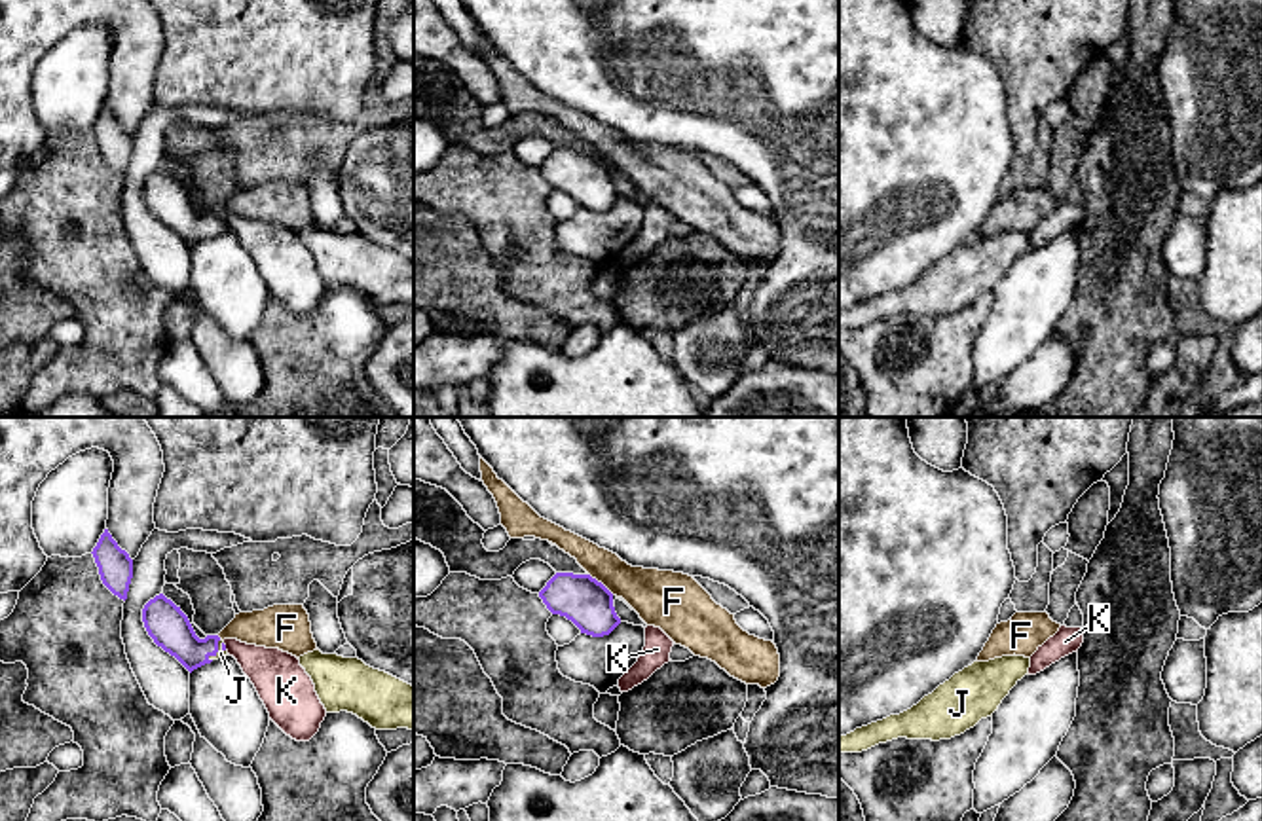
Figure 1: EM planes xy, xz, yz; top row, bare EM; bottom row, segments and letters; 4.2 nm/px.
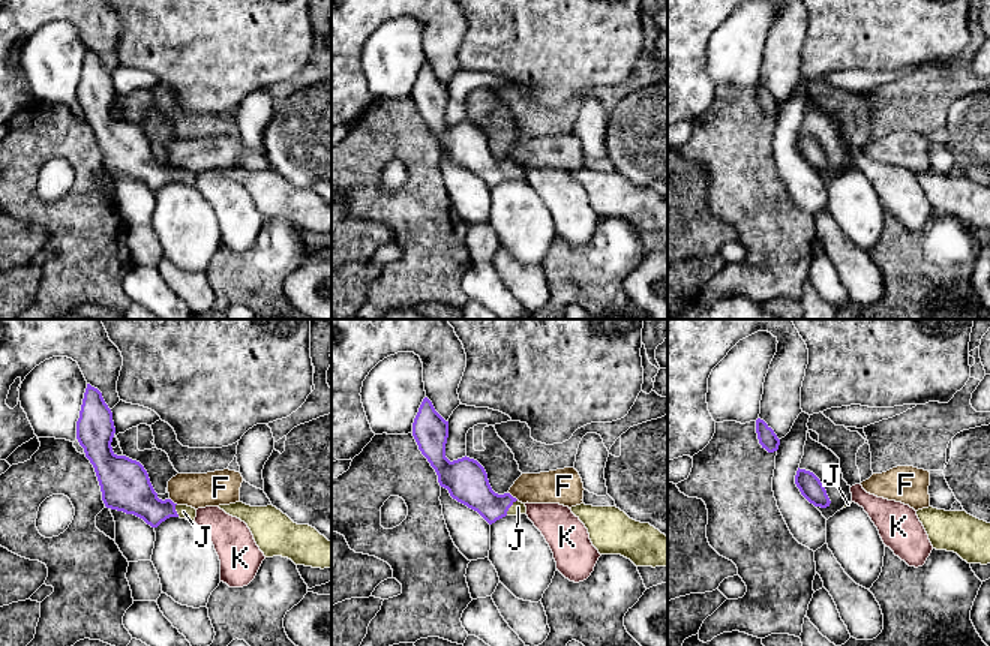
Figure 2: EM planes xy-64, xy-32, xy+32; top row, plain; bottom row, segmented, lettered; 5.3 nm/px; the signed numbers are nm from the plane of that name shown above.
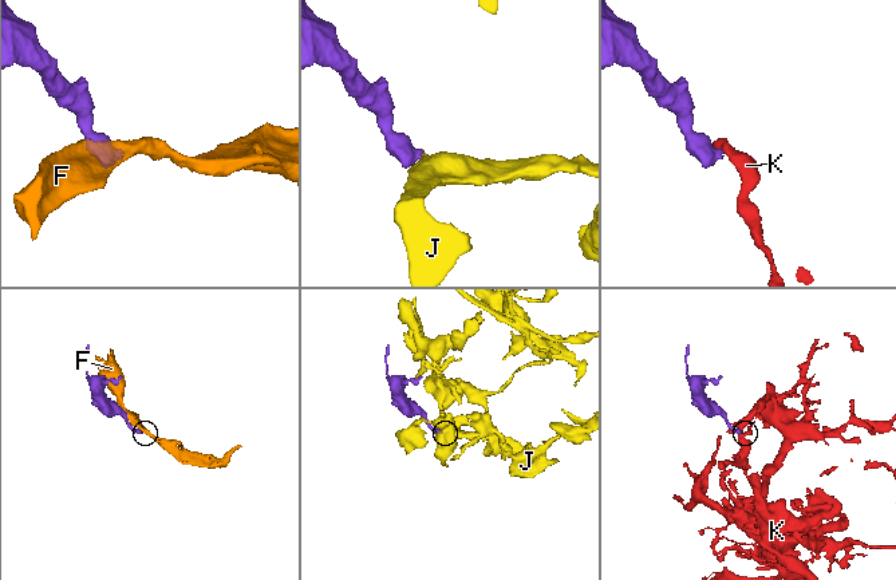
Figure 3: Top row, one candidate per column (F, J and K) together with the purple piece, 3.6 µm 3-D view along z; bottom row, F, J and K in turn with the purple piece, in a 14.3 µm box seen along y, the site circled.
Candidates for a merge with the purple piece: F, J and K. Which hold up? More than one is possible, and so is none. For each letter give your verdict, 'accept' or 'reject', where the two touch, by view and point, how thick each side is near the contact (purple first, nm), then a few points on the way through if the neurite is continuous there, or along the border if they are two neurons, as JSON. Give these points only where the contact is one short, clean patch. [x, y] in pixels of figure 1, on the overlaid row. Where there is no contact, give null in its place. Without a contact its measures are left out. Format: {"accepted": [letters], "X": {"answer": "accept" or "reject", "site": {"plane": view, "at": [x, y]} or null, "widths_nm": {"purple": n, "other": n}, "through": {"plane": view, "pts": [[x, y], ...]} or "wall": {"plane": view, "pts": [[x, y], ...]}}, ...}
{"accepted": ["J"], "F": {"answer": "reject", "site": {"plane": "xz", "at": [600, 583]}, "widths_nm": {"purple": 200, "other": 220}, "wall": {"plane": "xz", "pts": [[589, 573], [613, 594]]}}, "J": {"answer": "accept", "site": {"plane": "xy", "at": [217, 651]}, "widths_nm": {"purple": 170, "other": 40}, "through": {"plane": "xy", "pts": [[169, 628], [192, 651], [217, 651], [221, 653]]}}, "K": {"answer": "reject", "site": {"plane": "xy", "at": [224, 647]}, "widths_nm": {"purple": 20, "other": 200}, "wall": {"plane": "xy", "pts": [[222, 643], [226, 649]]}}}

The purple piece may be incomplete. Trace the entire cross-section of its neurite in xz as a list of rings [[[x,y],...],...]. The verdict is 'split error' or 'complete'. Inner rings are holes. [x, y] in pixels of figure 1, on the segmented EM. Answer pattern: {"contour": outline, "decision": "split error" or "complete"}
{"contour": [[[556,573],[539,597],[552,614],[566,616],[592,637],[609,635],[621,624],[613,593],[590,575]]], "decision": "complete"}

